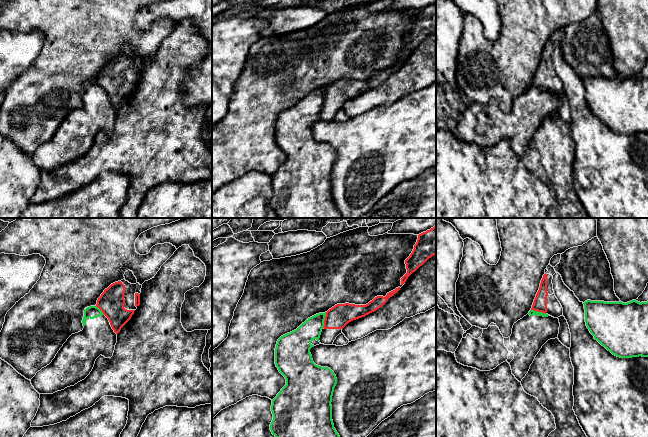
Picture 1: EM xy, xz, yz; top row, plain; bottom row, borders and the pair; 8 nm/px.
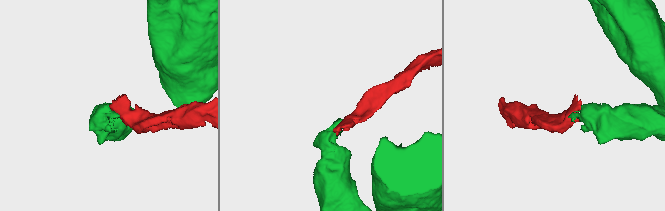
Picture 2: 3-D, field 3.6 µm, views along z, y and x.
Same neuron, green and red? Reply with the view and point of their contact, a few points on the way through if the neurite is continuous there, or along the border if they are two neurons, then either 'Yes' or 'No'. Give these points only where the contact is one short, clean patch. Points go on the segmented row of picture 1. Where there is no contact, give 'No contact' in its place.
Touches green at xz (324, 319). Boundary: xz (326, 312), (322, 327). No

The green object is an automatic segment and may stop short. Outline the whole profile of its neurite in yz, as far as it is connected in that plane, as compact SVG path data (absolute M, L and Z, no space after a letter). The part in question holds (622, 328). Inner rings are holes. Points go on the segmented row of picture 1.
M587 300L583 304L587 328L608 351L620 358L648 357L648 301L623 303Z

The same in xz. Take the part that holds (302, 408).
M326 312L308 318L296 330L281 336L275 348L275 364L285 377L286 385L272 400L273 420L270 430L275 437L340 437L332 420L332 396L337 384L334 372L328 367L321 367L313 362L310 349L321 344L319 338L324 327Z

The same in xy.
M96 306L85 308L82 323L83 330L72 334L60 348L52 362L38 371L31 379L32 386L39 394L53 394L74 386L90 374L96 359L100 355L105 358L113 356L117 343L117 334L103 312Z

